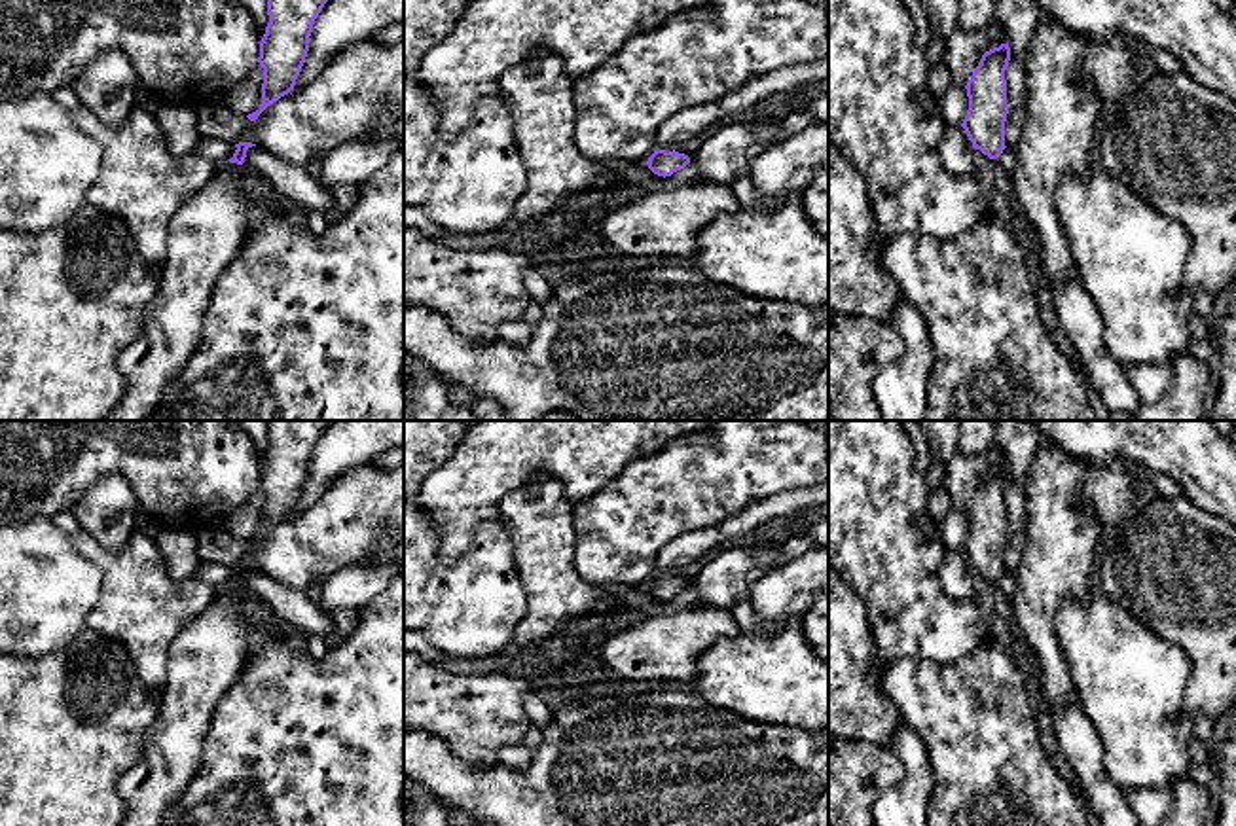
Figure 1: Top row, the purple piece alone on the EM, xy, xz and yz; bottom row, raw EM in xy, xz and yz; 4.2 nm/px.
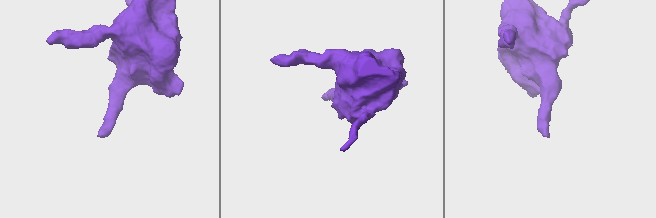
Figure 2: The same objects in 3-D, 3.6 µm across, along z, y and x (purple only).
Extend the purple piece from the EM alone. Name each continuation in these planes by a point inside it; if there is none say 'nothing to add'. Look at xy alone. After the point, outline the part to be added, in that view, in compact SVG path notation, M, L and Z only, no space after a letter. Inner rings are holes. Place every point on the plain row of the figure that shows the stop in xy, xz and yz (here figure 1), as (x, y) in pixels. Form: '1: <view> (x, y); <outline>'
1: xy (207, 656); M227 585L171 642L159 714L148 727L142 758L118 784L118 792L127 805L121 826L159 826L165 811L186 792L197 773L212 712L246 663L245 604L246 591Z

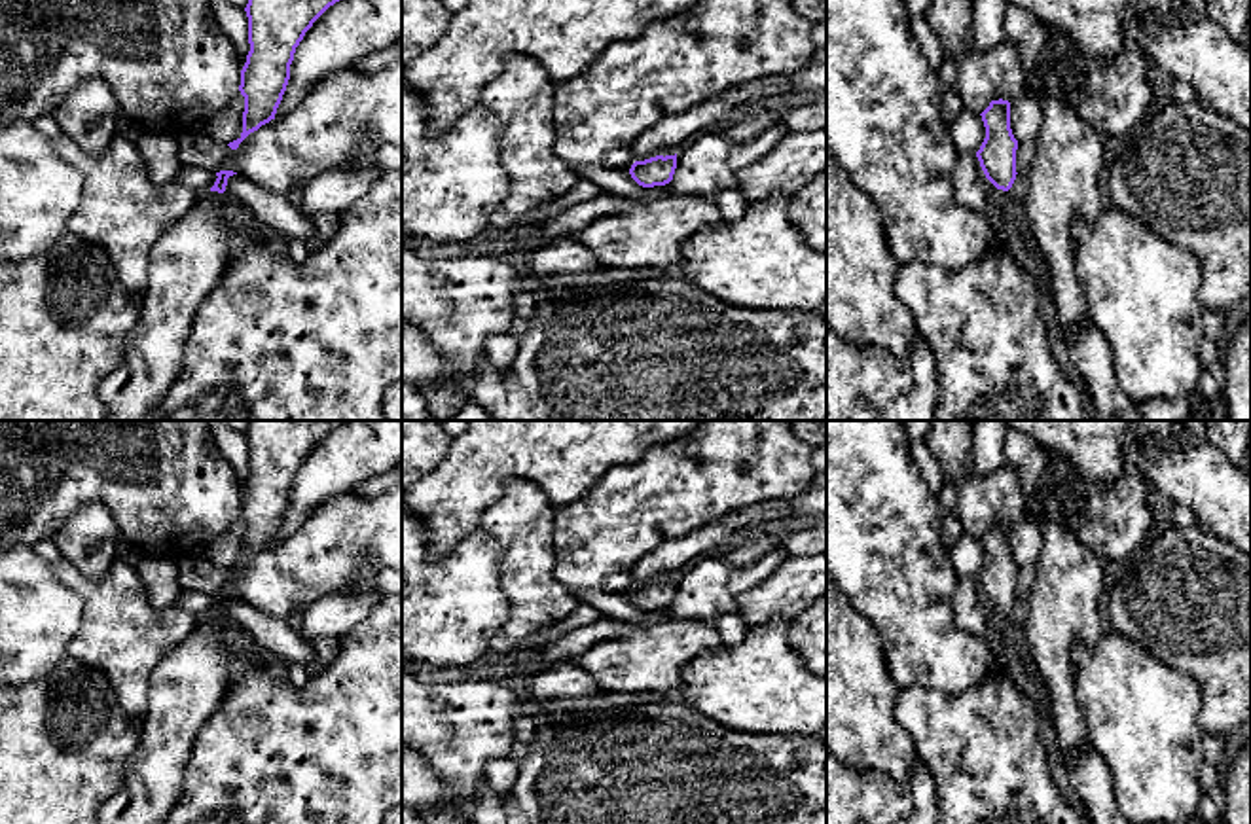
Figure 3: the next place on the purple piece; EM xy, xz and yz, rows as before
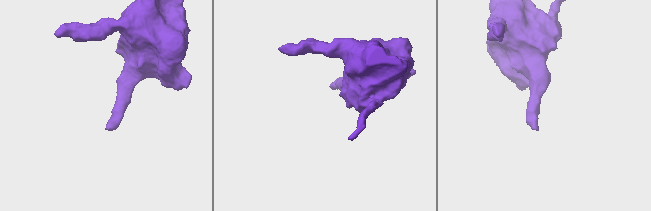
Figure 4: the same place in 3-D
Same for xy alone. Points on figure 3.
1: xy (188, 684); M207 616L152 671L142 737L123 786L102 805L100 824L163 824L178 801L193 741L218 708L229 676L227 619Z

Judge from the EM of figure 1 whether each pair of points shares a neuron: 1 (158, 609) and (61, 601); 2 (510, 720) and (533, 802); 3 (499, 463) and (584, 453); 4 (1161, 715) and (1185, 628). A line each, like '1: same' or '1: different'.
1: different
2: different
3: same
4: different

